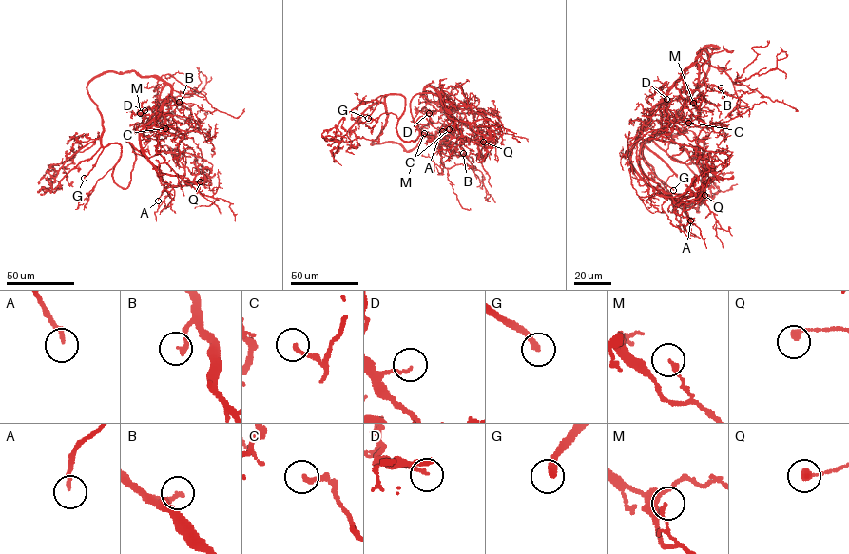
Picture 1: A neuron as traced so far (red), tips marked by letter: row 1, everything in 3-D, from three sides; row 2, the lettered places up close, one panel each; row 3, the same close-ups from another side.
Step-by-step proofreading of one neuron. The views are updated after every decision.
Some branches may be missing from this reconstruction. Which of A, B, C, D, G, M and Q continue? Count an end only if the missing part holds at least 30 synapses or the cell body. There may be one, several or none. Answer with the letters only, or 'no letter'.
B, G

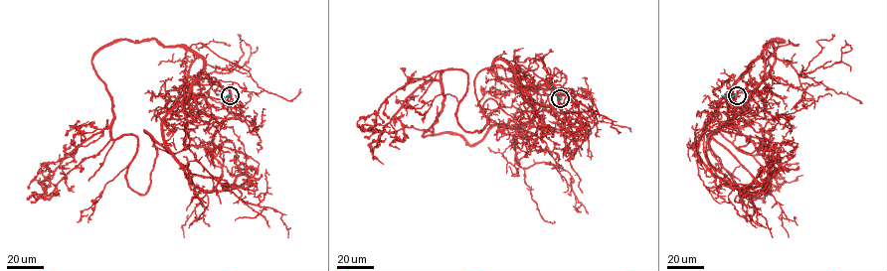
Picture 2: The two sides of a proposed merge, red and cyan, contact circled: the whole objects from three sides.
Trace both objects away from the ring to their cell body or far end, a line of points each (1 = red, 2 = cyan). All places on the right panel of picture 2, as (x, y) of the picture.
1: (737, 96), (729, 90), (764, 46), (784, 41), (772, 40), (770, 75), (710, 141), (744, 195), (771, 192)
2: (737, 96), (721, 95)

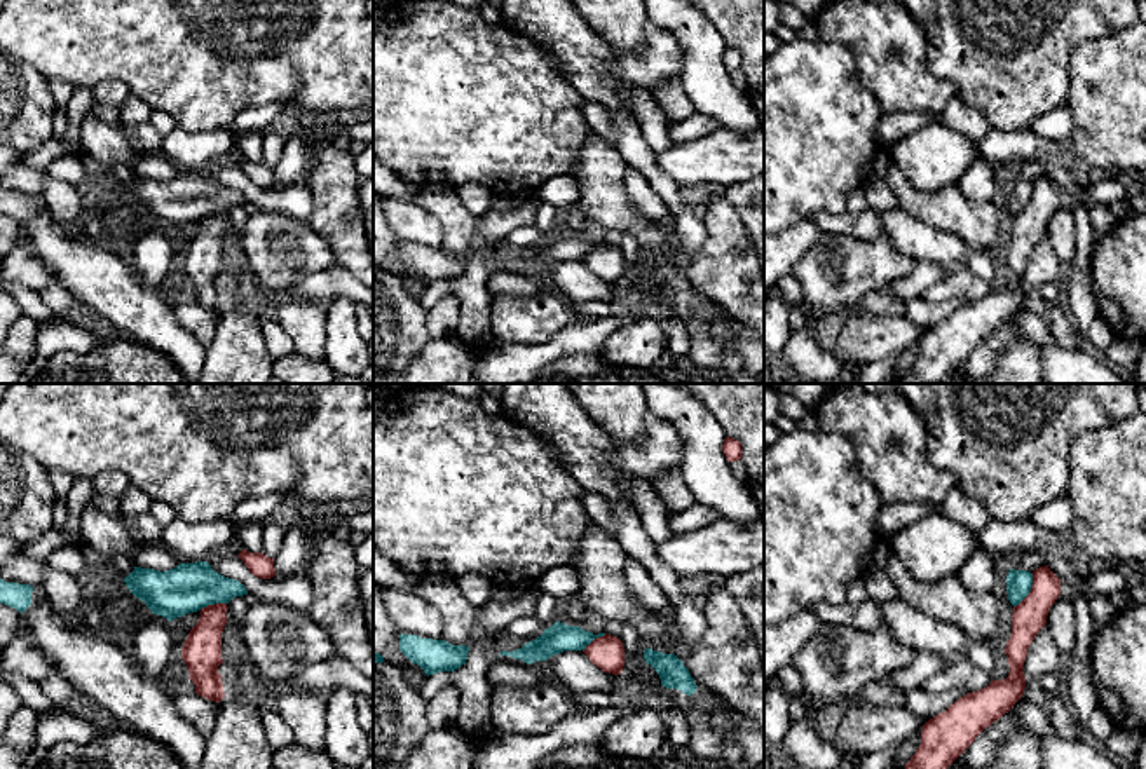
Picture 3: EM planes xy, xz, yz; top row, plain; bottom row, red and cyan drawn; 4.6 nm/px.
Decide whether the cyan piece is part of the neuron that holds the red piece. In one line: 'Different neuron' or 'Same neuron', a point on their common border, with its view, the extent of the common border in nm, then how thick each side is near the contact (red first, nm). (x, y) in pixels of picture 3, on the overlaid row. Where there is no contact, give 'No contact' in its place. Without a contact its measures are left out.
Different neuron. Touches red at yz (1030, 592). Shared border 180 nm. Thickness 160 nm (red) against 120 nm

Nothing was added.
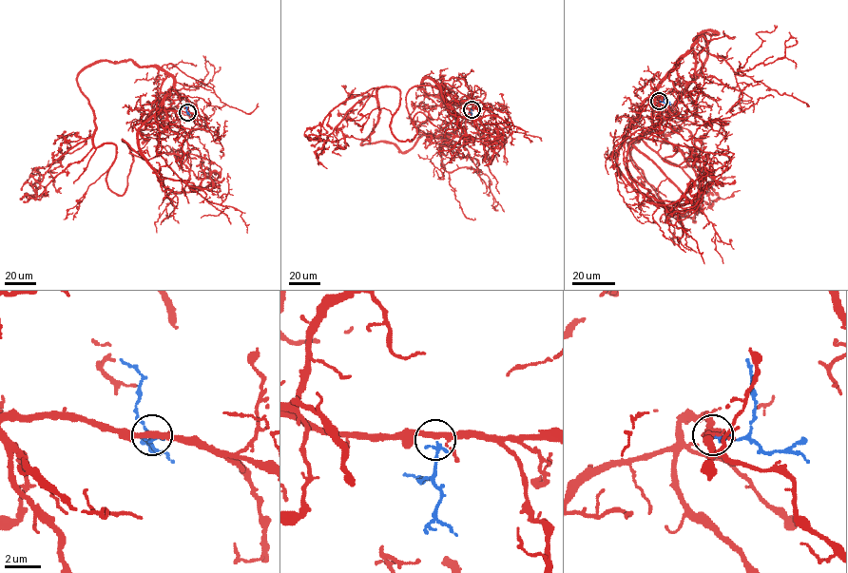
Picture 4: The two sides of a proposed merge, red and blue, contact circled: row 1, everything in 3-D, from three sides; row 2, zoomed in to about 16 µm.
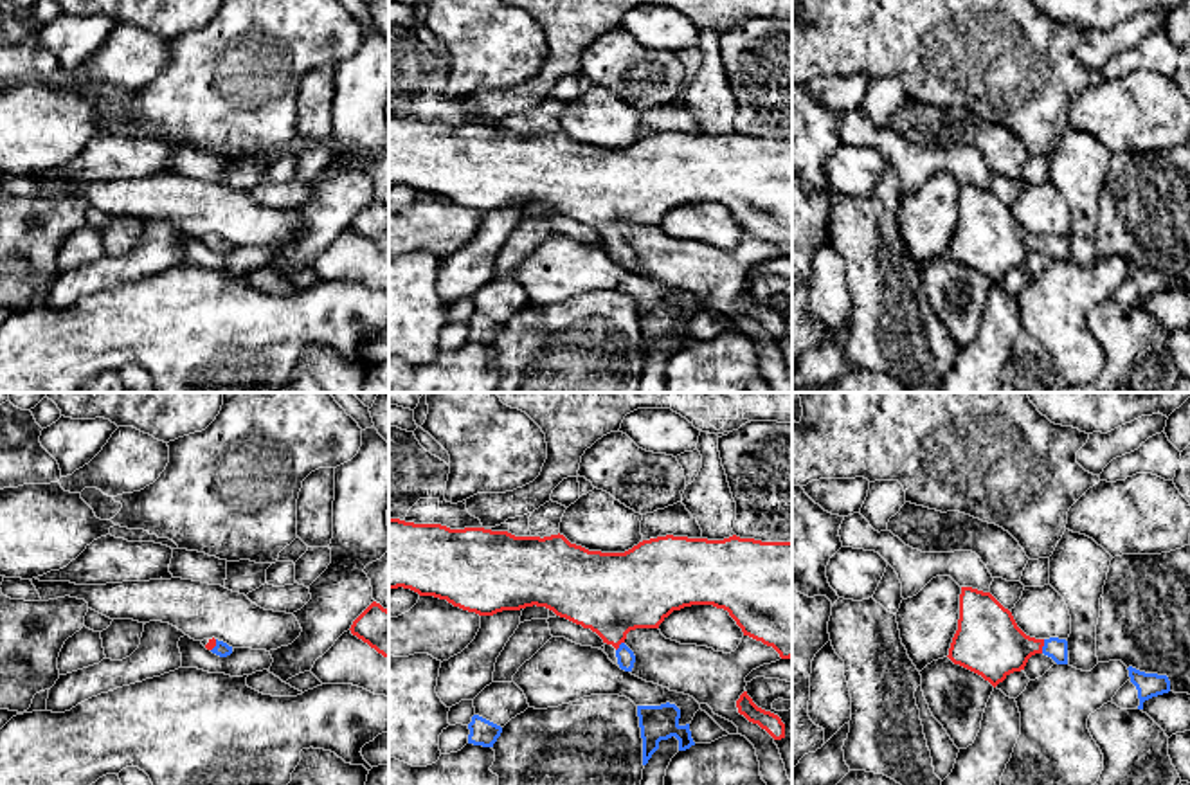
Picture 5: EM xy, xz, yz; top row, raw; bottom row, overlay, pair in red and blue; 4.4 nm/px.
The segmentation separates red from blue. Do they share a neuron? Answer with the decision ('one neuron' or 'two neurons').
one neuron

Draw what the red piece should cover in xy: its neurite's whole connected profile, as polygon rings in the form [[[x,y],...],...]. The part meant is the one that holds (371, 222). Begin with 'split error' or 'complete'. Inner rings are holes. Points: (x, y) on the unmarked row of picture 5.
complete | [[[373,198],[351,221],[351,230],[389,254],[389,207]]]

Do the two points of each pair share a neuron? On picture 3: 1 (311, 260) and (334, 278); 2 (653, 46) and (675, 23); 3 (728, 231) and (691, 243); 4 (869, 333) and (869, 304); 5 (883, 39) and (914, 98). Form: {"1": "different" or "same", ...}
{"1": "different", "2": "different", "3": "different", "4": "different", "5": "same"}

